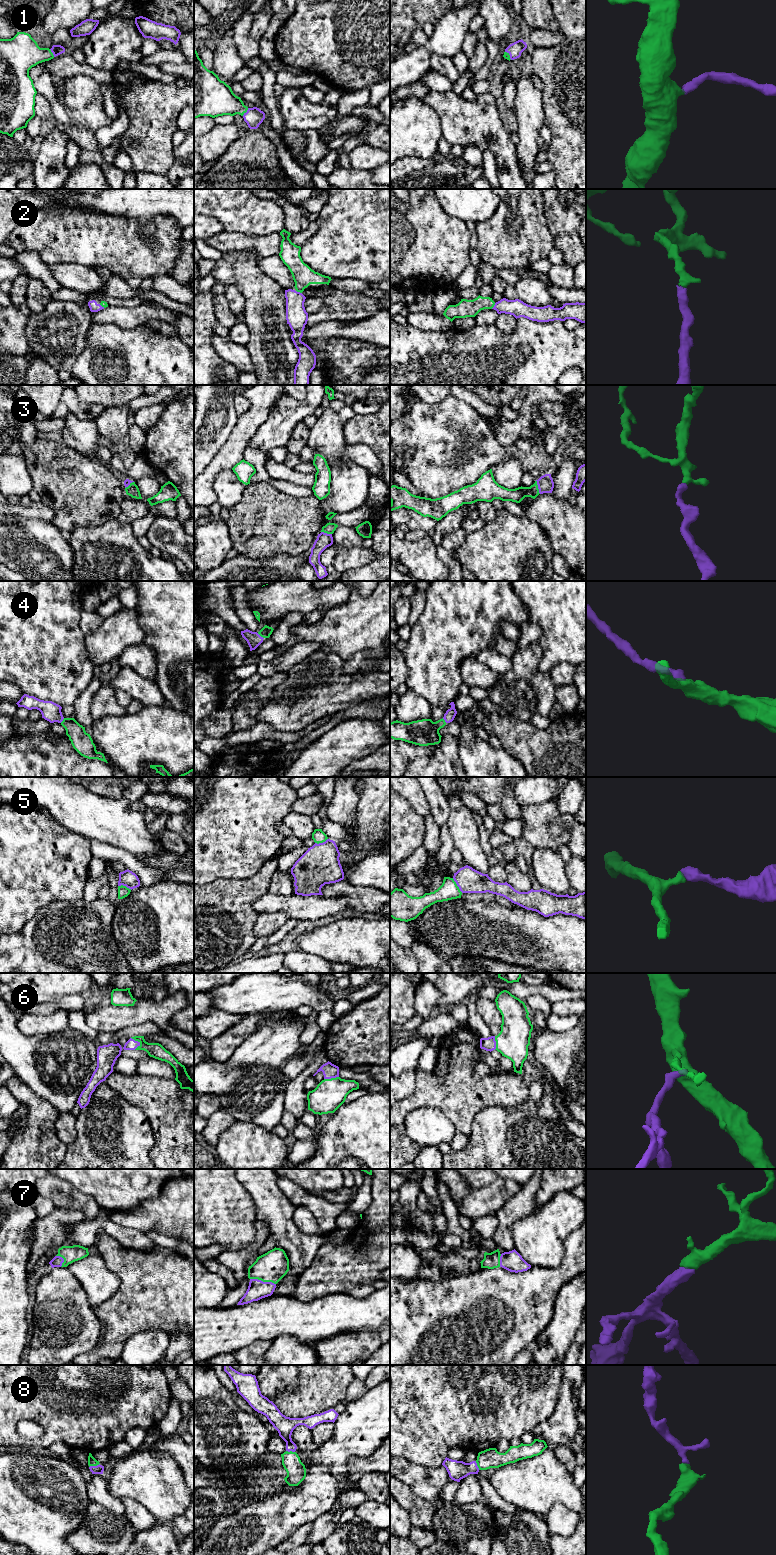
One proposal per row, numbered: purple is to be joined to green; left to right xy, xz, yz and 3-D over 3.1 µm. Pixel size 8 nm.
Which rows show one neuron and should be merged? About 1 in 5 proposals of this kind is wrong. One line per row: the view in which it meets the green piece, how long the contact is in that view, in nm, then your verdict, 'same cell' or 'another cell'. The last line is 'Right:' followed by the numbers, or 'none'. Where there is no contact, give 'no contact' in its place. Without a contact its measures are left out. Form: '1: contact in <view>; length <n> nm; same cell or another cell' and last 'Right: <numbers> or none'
1: contact in xz; length 80 nm; same cell
2: contact in xz; length 50 nm; same cell
3: contact in yz; length 120 nm; same cell
4: contact in xz; length 70 nm; same cell
5: contact in yz; length 150 nm; another cell
6: contact in xy; length 110 nm; same cell
7: contact in xz; length 220 nm; same cell
8: contact in xy; length 90 nm; same cell
Right: 1, 2, 3, 4, 6, 7, 8

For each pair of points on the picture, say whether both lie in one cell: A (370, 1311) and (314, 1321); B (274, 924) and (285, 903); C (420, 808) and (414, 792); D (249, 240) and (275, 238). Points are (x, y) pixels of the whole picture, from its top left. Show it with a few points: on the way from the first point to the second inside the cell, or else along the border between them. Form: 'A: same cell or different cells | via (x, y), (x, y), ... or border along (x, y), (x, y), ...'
A: same cell | via (356, 1314), (333, 1314), (328, 1316)
B: different cells | border along (259, 912), (284, 912), (289, 917)
C: same cell | via (419, 804), (415, 796)
D: same cell | via (255, 241), (269, 241)

